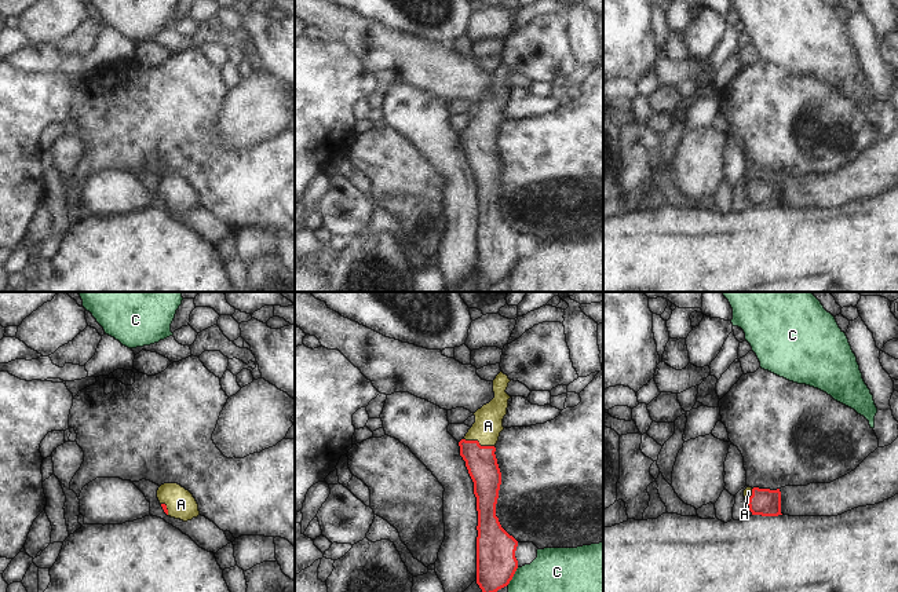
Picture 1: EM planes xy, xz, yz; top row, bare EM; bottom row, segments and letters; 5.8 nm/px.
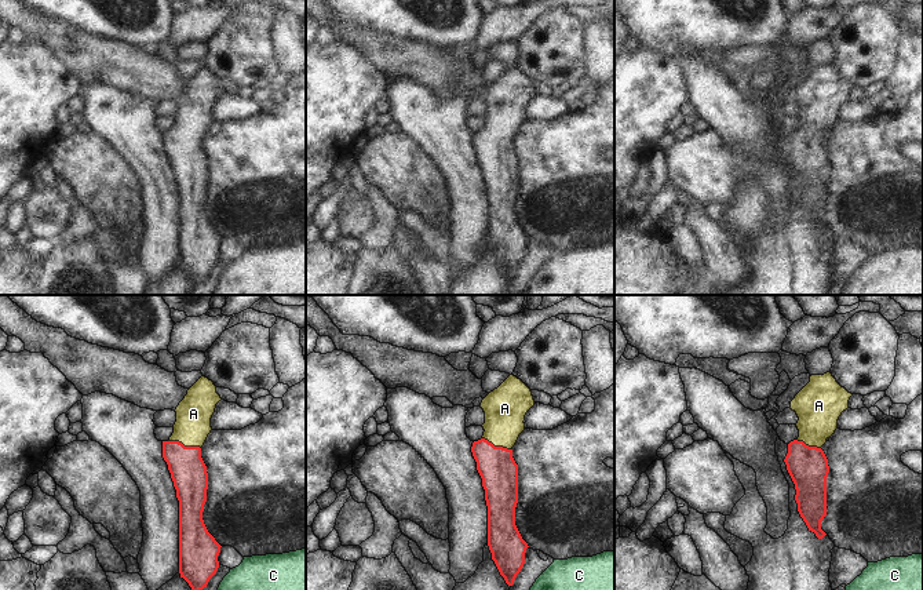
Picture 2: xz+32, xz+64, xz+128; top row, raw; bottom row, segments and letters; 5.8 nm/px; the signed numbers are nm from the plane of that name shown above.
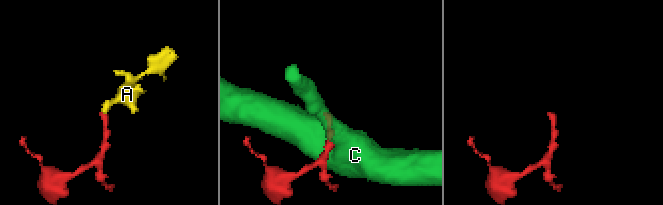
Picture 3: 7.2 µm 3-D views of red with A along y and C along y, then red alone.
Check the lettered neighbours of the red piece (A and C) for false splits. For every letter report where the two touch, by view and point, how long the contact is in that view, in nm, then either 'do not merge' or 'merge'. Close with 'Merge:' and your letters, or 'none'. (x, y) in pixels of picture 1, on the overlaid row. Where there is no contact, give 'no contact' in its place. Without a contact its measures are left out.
A: xz (478, 442) | 190 nm | merge
C: xz (513, 576) | 120 nm | do not merge
Merge: A

